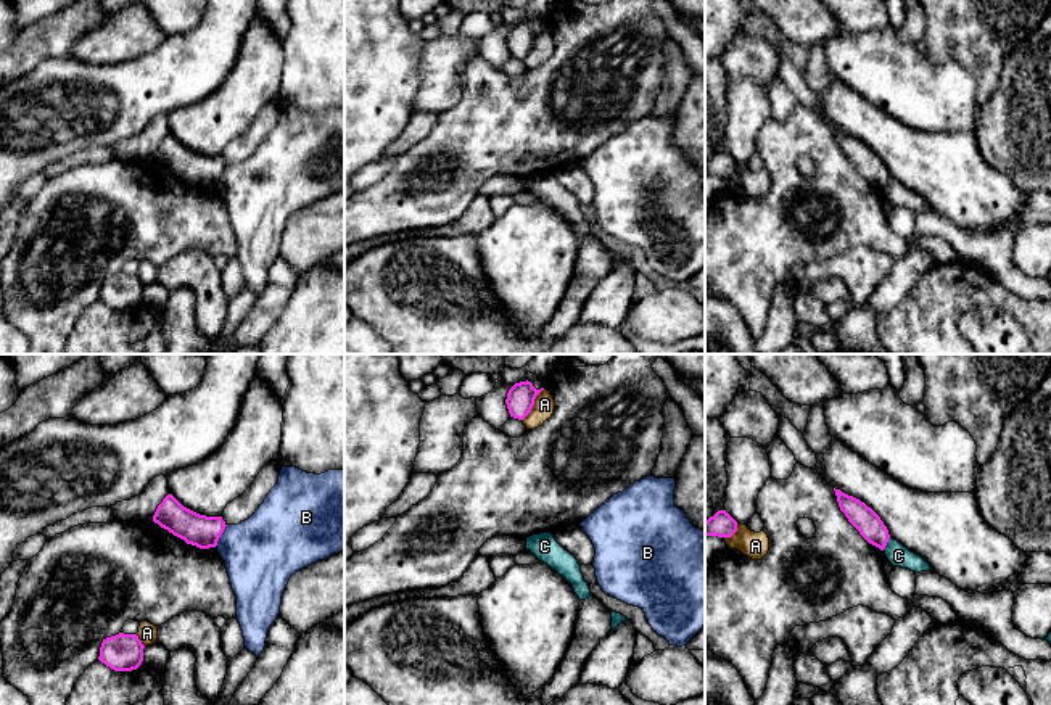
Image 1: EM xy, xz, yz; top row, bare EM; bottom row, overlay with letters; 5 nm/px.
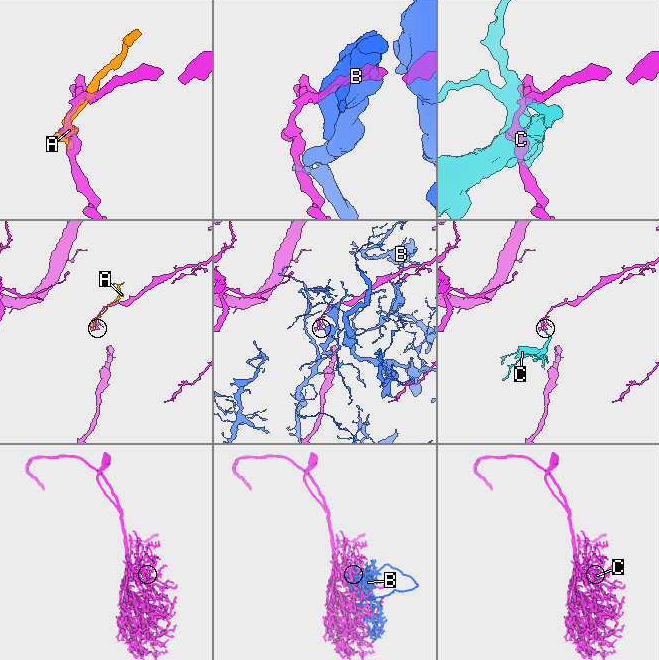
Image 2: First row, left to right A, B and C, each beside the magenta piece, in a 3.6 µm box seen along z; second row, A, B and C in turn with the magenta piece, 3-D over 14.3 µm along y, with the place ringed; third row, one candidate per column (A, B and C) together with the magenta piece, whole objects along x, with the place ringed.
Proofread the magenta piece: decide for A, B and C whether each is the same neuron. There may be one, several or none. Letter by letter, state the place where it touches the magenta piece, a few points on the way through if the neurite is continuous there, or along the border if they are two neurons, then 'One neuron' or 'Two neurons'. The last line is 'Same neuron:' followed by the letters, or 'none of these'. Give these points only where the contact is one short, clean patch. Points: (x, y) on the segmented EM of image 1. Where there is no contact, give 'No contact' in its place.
A: Touches magenta at xz (533, 404). Two neurons
B: Touches magenta at xy (219, 536). Two neurons
C: Touches magenta at yz (886, 544). Boundary: yz (890, 538), (882, 549). Two neurons
Same neuron: none of these

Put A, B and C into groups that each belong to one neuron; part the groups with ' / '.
A / B / C

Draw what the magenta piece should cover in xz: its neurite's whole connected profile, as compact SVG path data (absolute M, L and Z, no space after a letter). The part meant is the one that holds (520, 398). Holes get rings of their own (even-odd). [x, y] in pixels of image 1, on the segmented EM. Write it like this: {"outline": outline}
{"outline": "M528 380L515 383L505 399L510 417L523 420L531 412L534 399L542 390L536 390Z"}

